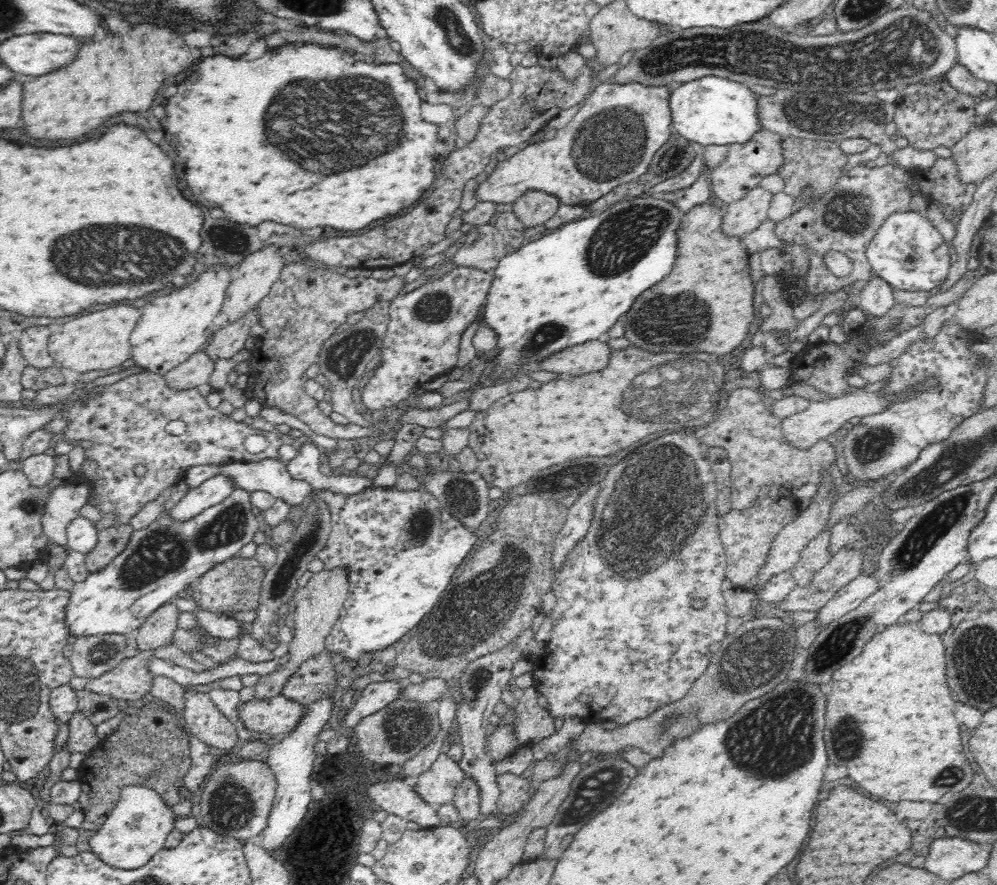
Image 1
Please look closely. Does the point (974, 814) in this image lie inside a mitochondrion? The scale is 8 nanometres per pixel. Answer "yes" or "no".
yes

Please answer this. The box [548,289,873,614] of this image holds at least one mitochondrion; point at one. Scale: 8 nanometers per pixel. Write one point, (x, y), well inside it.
(679, 492)

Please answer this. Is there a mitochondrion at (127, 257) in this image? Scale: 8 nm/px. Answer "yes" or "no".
yes

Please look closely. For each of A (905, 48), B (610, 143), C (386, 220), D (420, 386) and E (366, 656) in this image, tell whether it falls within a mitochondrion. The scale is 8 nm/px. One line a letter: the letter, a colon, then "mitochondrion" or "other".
A: mitochondrion
B: mitochondrion
C: other
D: other
E: other

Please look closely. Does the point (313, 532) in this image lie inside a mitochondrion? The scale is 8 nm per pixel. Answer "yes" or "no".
yes

